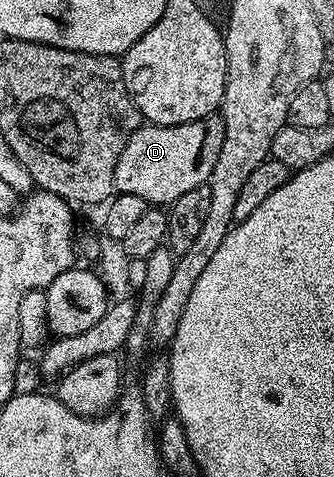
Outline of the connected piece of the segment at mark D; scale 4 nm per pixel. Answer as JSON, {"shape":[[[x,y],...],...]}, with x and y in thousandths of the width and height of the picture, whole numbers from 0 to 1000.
{"shape":[[[653,239],[560,260],[428,258],[383,289],[371,314],[359,314],[341,367],[341,400],[407,407],[407,415],[431,415],[449,432],[506,432],[527,415],[539,415],[539,407],[563,407],[563,398],[587,398],[626,379],[635,348],[647,348],[647,331],[659,331],[659,306],[671,306],[671,256]]]}

